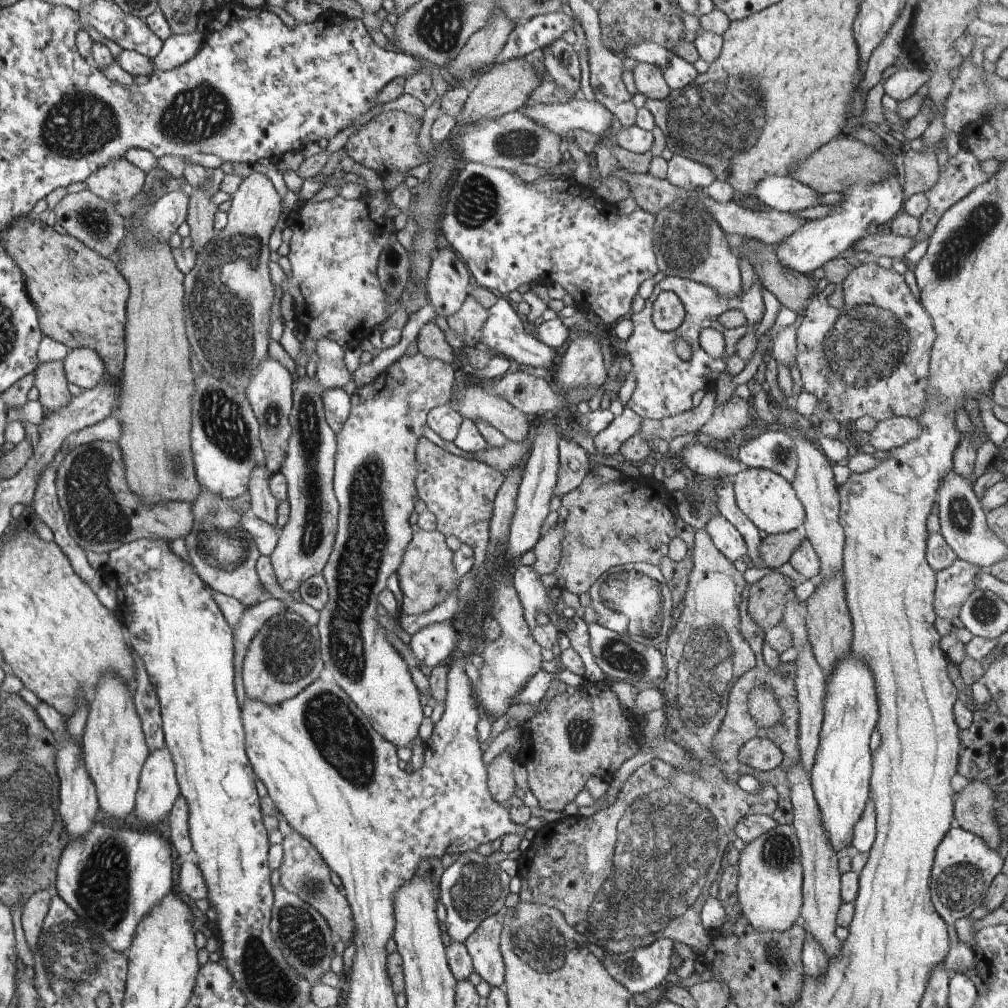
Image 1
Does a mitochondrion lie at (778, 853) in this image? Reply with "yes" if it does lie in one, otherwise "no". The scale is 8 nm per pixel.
yes

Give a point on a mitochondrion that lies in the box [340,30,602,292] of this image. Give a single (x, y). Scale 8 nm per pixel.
(476, 200)

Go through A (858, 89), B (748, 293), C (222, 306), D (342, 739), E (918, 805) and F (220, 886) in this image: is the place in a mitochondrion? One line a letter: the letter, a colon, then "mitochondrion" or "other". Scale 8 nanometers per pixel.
A: other
B: other
C: mitochondrion
D: mitochondrion
E: other
F: other

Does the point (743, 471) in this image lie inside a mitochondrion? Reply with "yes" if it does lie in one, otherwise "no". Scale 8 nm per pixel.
no

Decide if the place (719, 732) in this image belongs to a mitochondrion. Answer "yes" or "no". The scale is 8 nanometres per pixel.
yes

